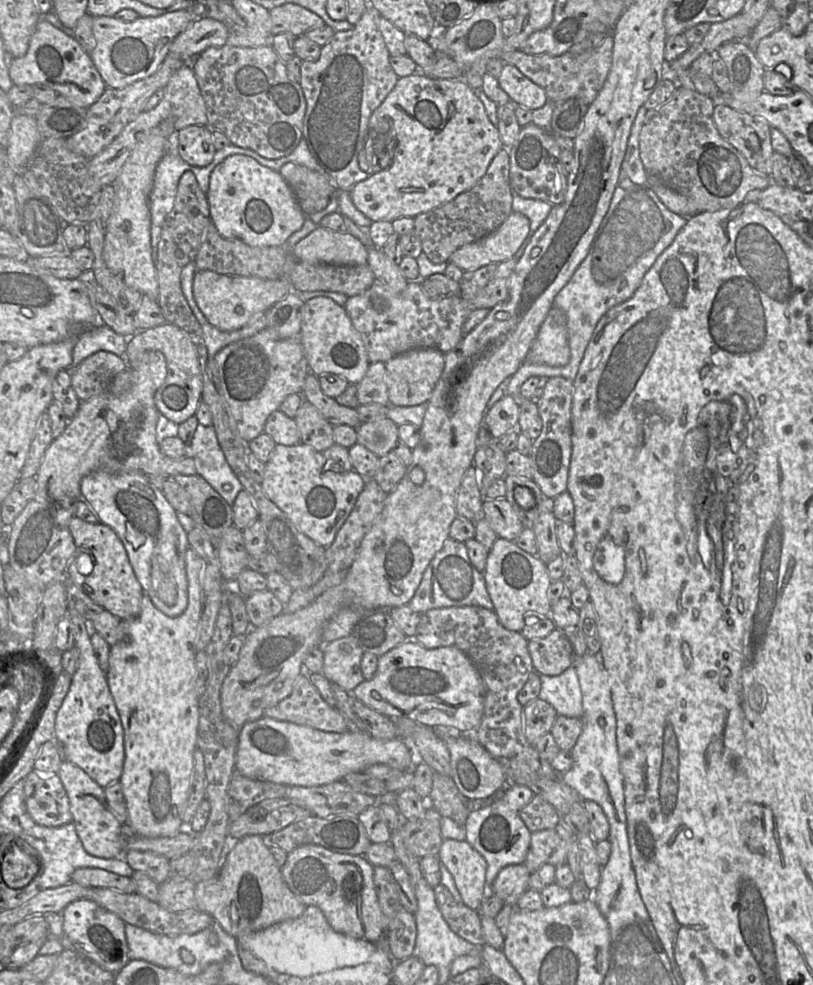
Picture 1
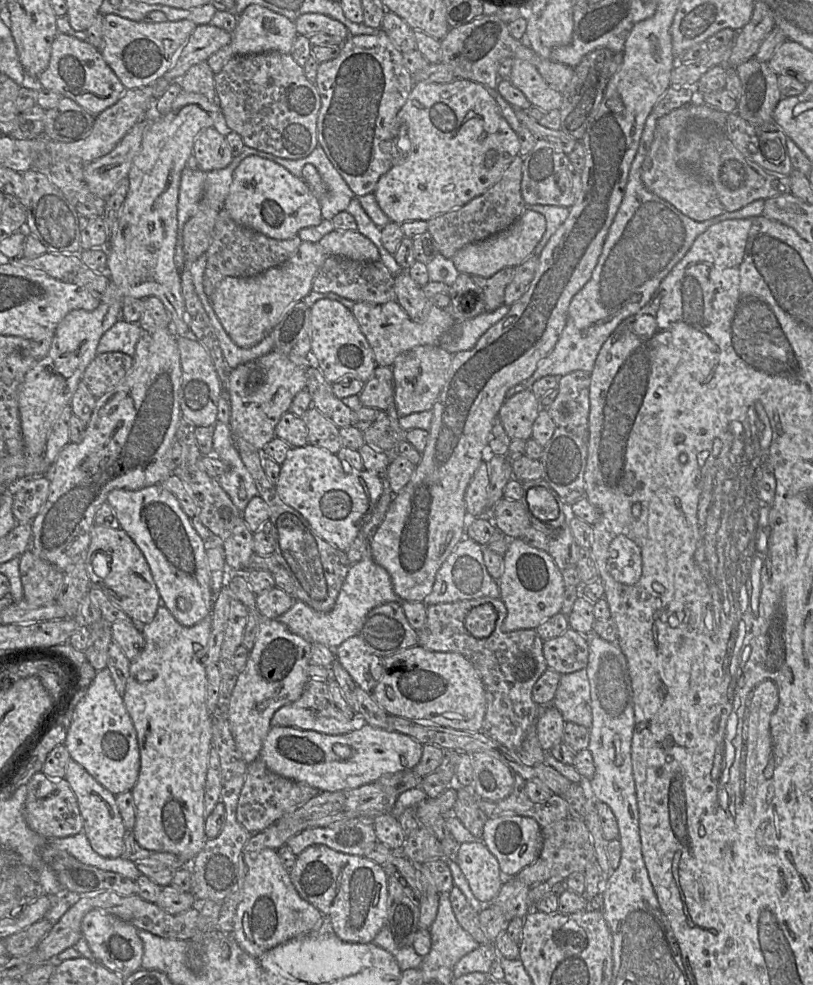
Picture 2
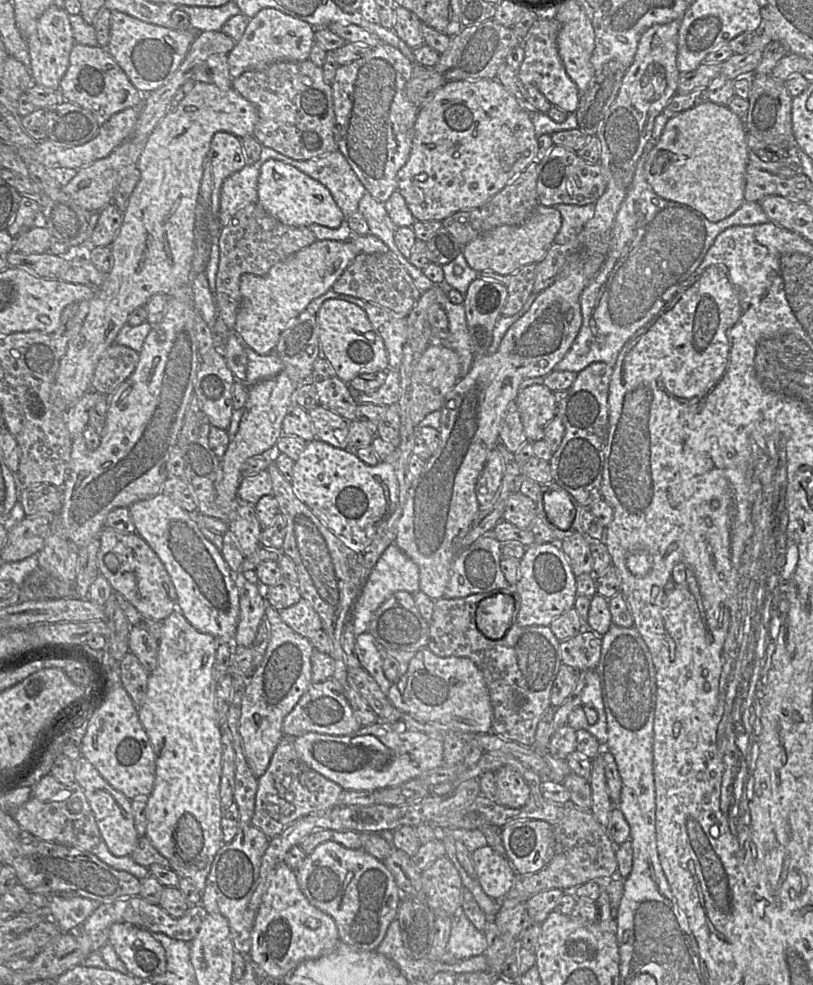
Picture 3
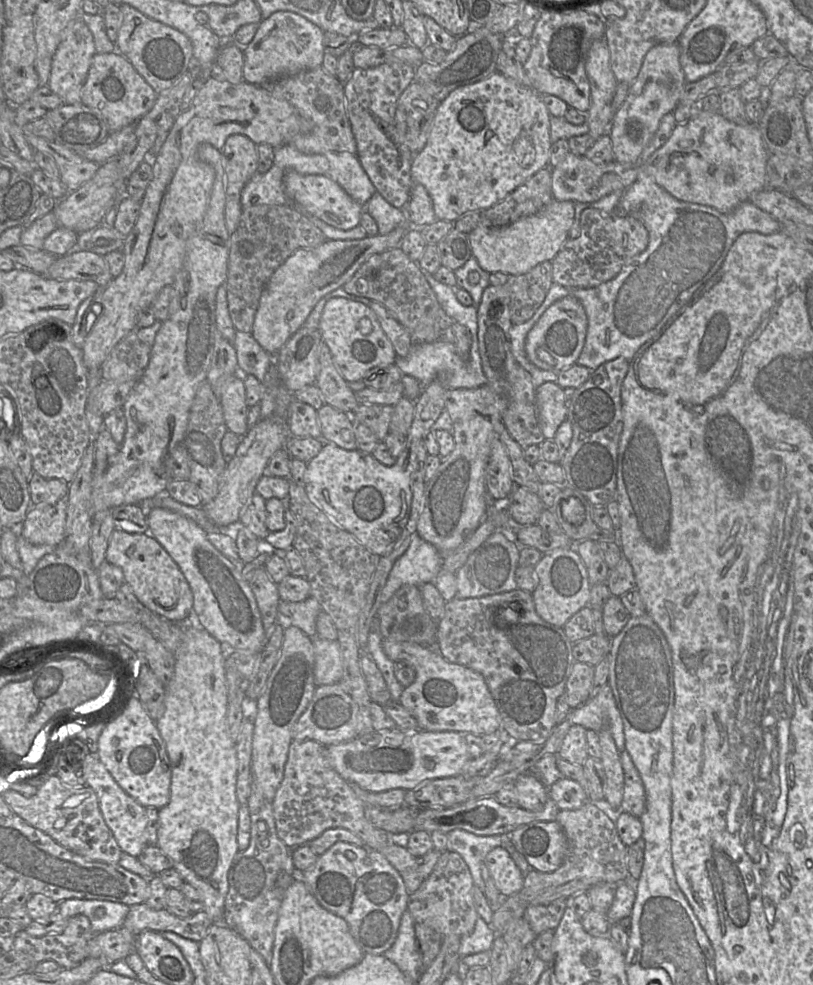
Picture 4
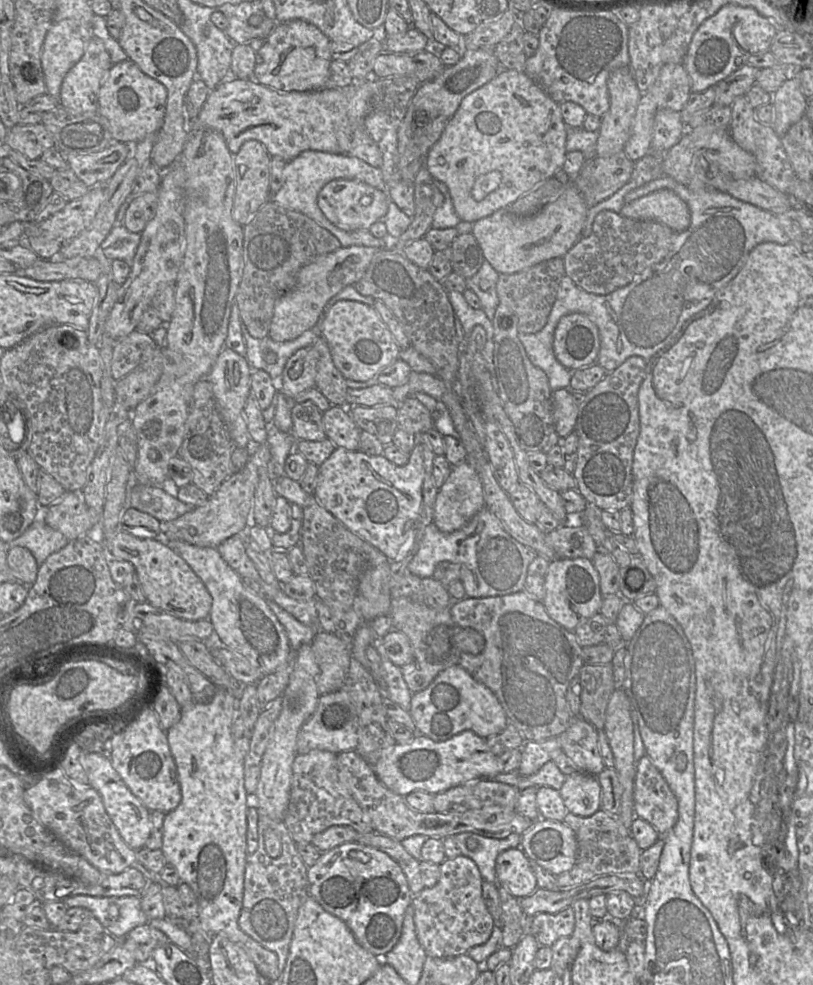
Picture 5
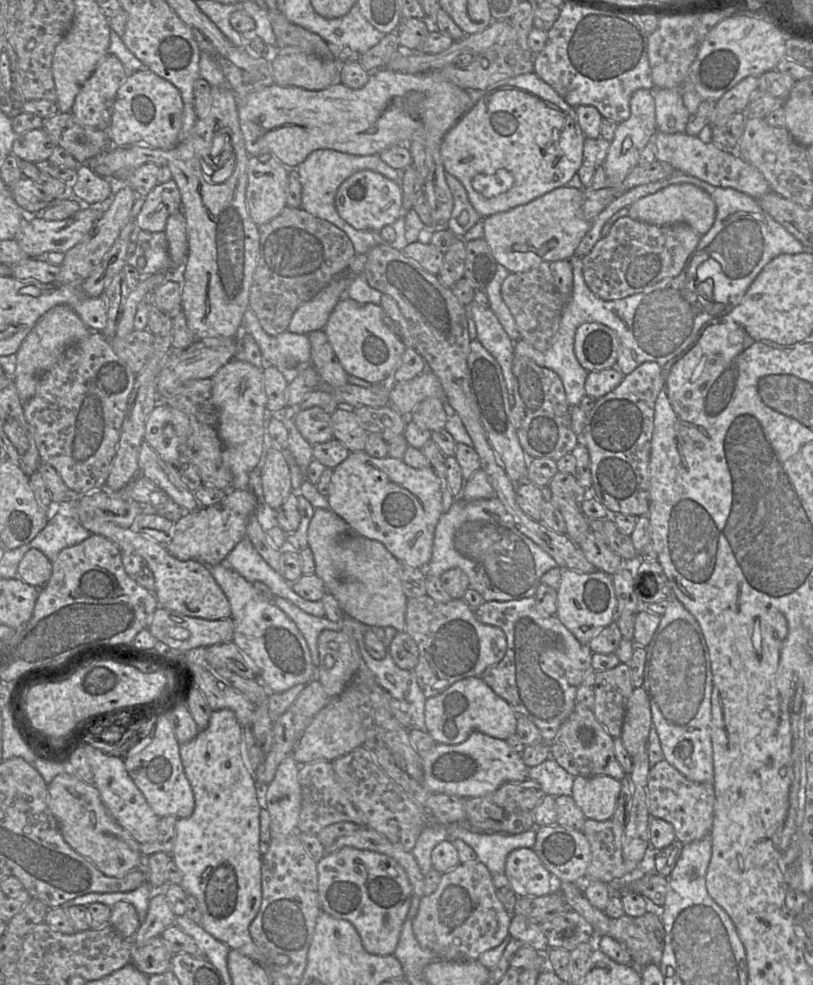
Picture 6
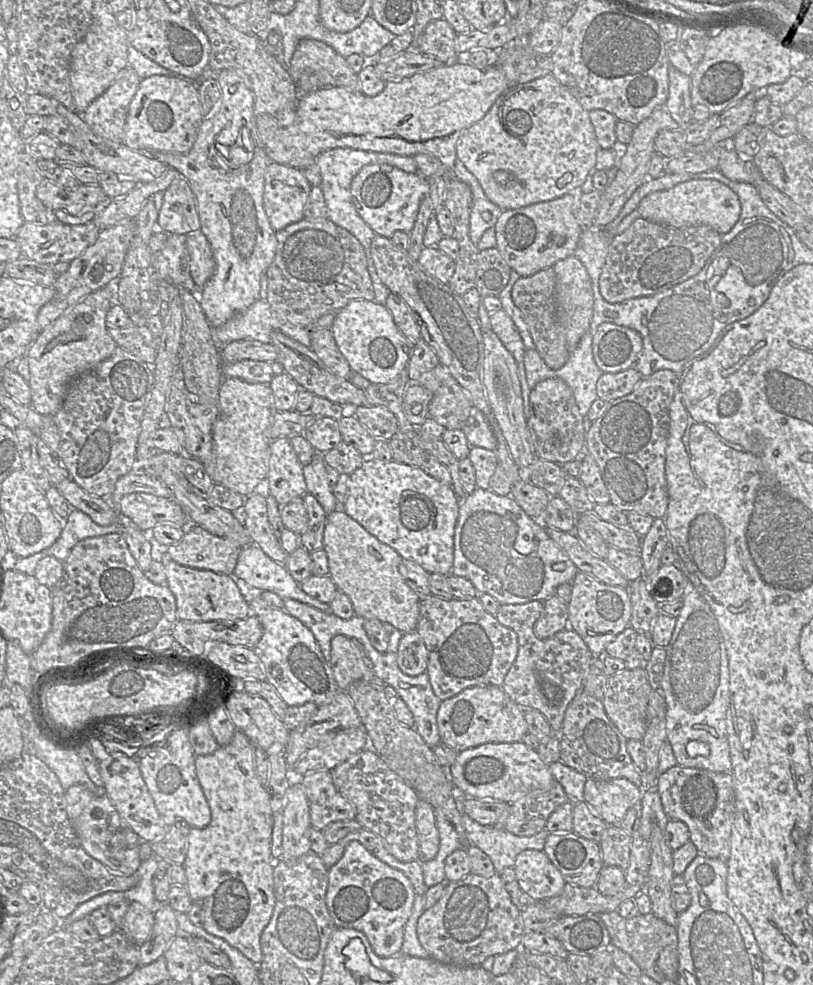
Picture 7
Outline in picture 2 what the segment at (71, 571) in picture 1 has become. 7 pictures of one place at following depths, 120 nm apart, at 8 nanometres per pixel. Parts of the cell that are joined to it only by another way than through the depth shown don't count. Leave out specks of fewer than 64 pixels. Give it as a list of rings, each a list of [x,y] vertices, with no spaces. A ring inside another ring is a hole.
[[[94,525],[90,536],[91,541],[86,554],[86,570],[92,586],[99,588],[114,605],[123,610],[134,622],[150,623],[162,603],[150,567],[139,547],[120,528],[112,529]],[[96,552],[103,553],[109,564],[109,572],[104,578],[97,576],[91,566],[91,559]]]

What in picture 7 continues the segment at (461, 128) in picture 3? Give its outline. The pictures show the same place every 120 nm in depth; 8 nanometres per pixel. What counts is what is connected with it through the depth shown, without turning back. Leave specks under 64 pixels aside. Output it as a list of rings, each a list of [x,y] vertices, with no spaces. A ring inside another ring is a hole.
[[[548,74],[530,82],[511,84],[508,86],[481,120],[464,130],[456,144],[456,154],[457,159],[477,178],[486,197],[500,208],[508,210],[554,200],[568,193],[572,193],[576,189],[580,189],[587,177],[592,175],[596,169],[596,155],[600,148],[594,126],[589,117],[589,111],[583,108],[574,95],[552,74]]]

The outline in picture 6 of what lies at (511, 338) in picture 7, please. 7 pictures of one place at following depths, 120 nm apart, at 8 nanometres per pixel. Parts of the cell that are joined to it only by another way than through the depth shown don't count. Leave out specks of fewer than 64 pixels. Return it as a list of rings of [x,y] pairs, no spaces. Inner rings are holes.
[[[472,301],[465,306],[465,309],[467,312],[467,319],[468,317],[471,317],[475,323],[477,332],[476,339],[480,341],[481,344],[494,356],[501,366],[512,406],[512,398],[515,395],[515,390],[517,389],[517,381],[512,372],[513,358],[515,355],[515,342],[513,342],[513,340],[509,337],[497,316],[489,307],[483,308],[475,301]]]

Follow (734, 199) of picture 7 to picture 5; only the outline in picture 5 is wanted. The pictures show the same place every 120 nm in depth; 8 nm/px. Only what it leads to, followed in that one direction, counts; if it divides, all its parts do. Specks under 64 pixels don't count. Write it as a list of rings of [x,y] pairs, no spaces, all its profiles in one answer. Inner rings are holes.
[[[669,189],[658,190],[627,203],[619,213],[632,219],[653,220],[675,232],[686,230],[691,220],[687,204]]]

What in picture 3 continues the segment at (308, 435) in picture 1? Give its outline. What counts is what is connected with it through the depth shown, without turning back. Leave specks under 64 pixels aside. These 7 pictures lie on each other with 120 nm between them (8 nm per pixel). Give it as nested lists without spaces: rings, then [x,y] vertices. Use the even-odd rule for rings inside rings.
[[[318,405],[308,411],[314,439],[333,447],[350,450],[349,422],[340,415]]]

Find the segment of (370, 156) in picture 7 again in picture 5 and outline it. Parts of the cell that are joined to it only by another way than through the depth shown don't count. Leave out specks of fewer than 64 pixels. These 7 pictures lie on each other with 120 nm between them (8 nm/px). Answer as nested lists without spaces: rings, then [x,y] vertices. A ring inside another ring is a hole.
[[[306,150],[286,162],[282,174],[282,186],[276,193],[271,195],[270,200],[287,209],[301,212],[313,219],[321,227],[332,233],[339,240],[342,247],[359,245],[386,248],[386,241],[373,236],[368,230],[344,231],[337,228],[325,217],[317,204],[317,197],[320,190],[328,182],[336,179],[364,182],[387,194],[387,187],[383,181],[382,172],[379,167],[373,167],[365,161],[357,157],[348,156],[347,154]]]

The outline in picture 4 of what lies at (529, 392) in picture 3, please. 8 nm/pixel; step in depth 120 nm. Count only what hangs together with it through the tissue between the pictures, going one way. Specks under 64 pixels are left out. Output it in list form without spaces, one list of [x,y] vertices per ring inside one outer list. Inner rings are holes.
[[[545,382],[536,388],[536,407],[542,433],[553,440],[558,427],[567,420],[567,399],[556,382]]]

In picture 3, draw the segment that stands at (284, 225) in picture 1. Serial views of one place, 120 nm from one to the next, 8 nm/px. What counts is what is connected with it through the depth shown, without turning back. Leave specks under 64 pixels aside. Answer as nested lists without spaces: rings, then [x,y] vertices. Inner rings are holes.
[[[269,159],[260,167],[258,203],[267,213],[290,226],[308,227],[318,224],[328,228],[338,228],[345,221],[344,214],[323,184],[279,160]]]

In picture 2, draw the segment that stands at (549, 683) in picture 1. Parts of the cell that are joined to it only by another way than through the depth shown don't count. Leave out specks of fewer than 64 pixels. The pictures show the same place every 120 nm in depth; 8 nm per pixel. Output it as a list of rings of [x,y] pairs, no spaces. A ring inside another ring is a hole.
[[[586,670],[561,675],[550,705],[558,709],[565,722],[573,722],[590,729],[592,712],[591,691]]]

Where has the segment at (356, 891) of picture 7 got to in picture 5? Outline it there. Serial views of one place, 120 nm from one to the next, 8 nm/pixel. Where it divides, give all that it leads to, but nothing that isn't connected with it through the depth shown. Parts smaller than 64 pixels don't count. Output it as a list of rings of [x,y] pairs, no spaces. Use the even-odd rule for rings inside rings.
[[[346,842],[322,852],[317,862],[308,867],[307,875],[310,895],[323,909],[345,922],[362,948],[382,959],[396,945],[413,896],[403,870],[388,854],[358,842]]]

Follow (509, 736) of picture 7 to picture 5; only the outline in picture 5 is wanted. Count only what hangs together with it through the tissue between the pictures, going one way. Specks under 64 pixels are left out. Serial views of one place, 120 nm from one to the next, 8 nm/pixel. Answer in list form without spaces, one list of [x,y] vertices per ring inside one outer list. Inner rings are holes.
[[[458,664],[440,672],[424,690],[413,693],[409,713],[417,733],[434,741],[448,740],[465,730],[487,738],[501,733],[509,723],[495,694]]]

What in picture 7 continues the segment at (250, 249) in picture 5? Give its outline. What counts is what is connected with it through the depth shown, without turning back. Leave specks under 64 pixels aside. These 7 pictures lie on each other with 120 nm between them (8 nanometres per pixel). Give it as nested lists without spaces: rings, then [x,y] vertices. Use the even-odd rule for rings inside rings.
[[[304,218],[276,231],[276,238],[275,257],[265,273],[267,277],[265,300],[269,303],[280,323],[288,322],[297,326],[310,326],[326,314],[336,314],[353,300],[374,300],[373,283],[363,247],[345,229],[329,219]]]

